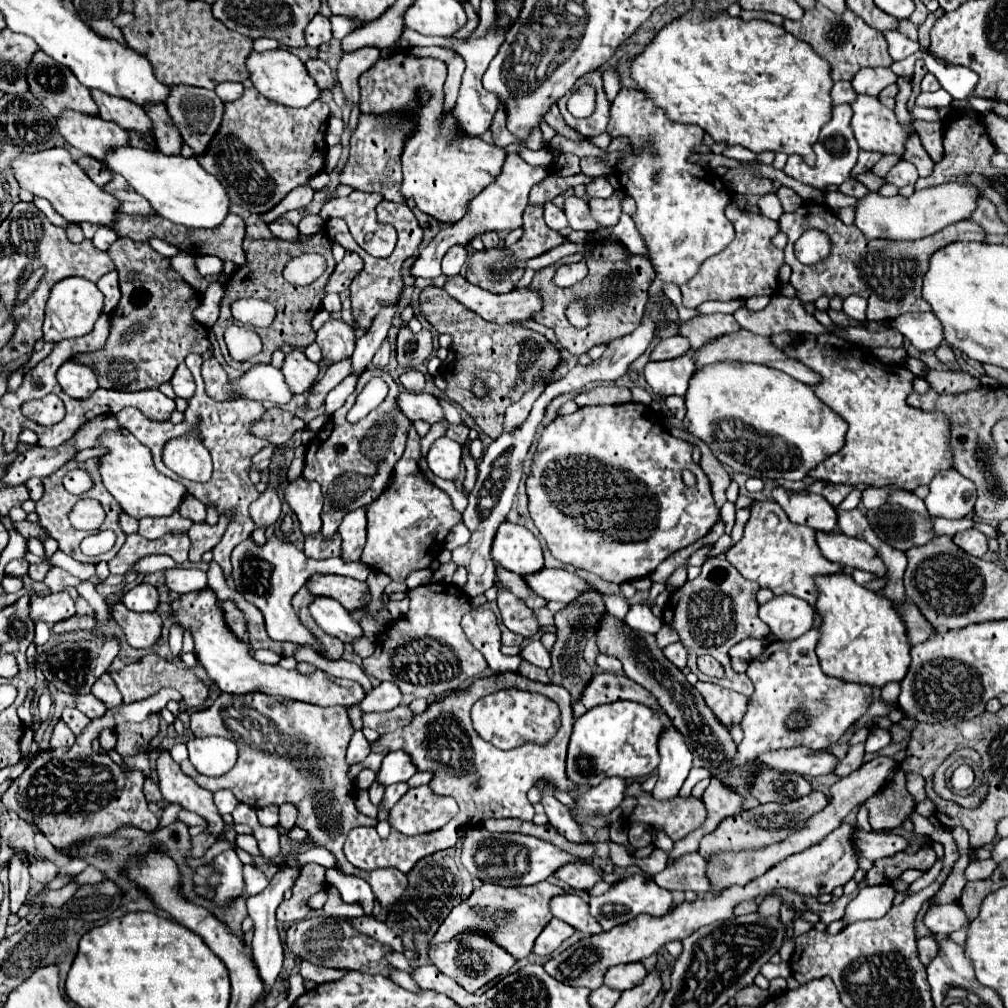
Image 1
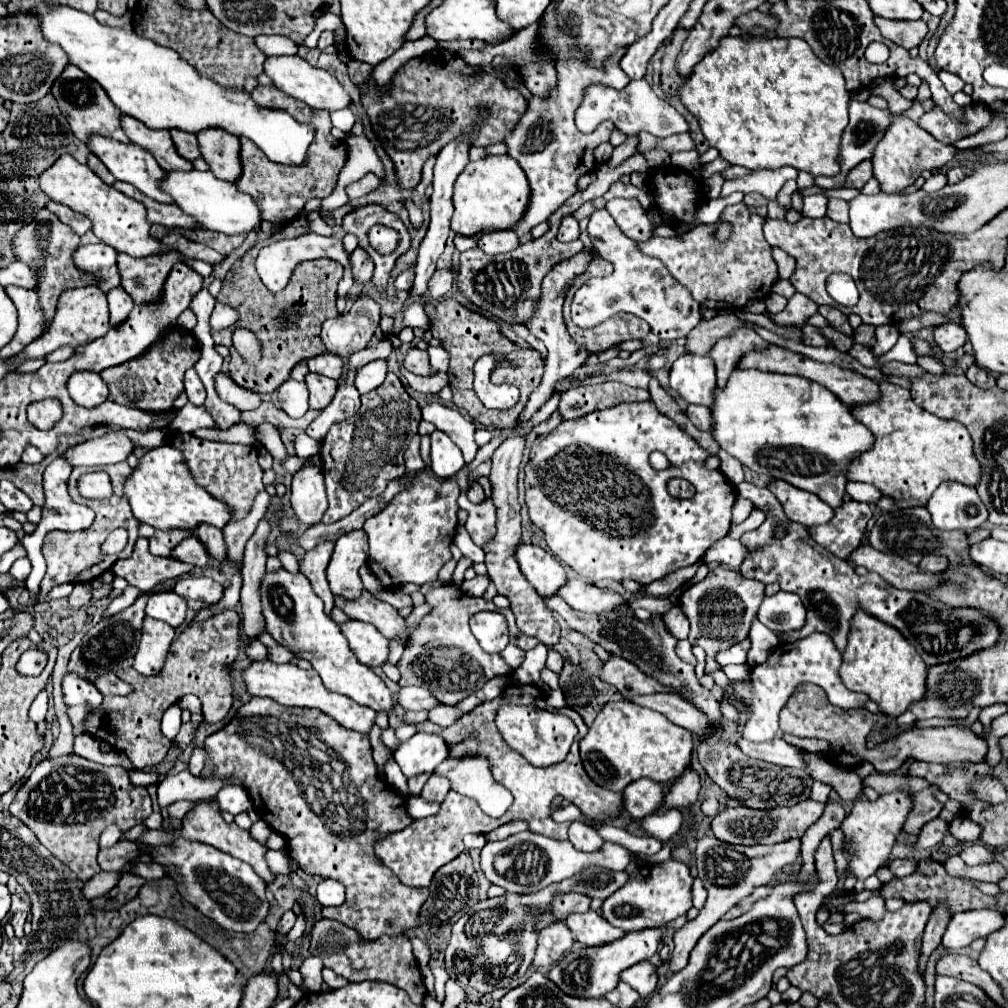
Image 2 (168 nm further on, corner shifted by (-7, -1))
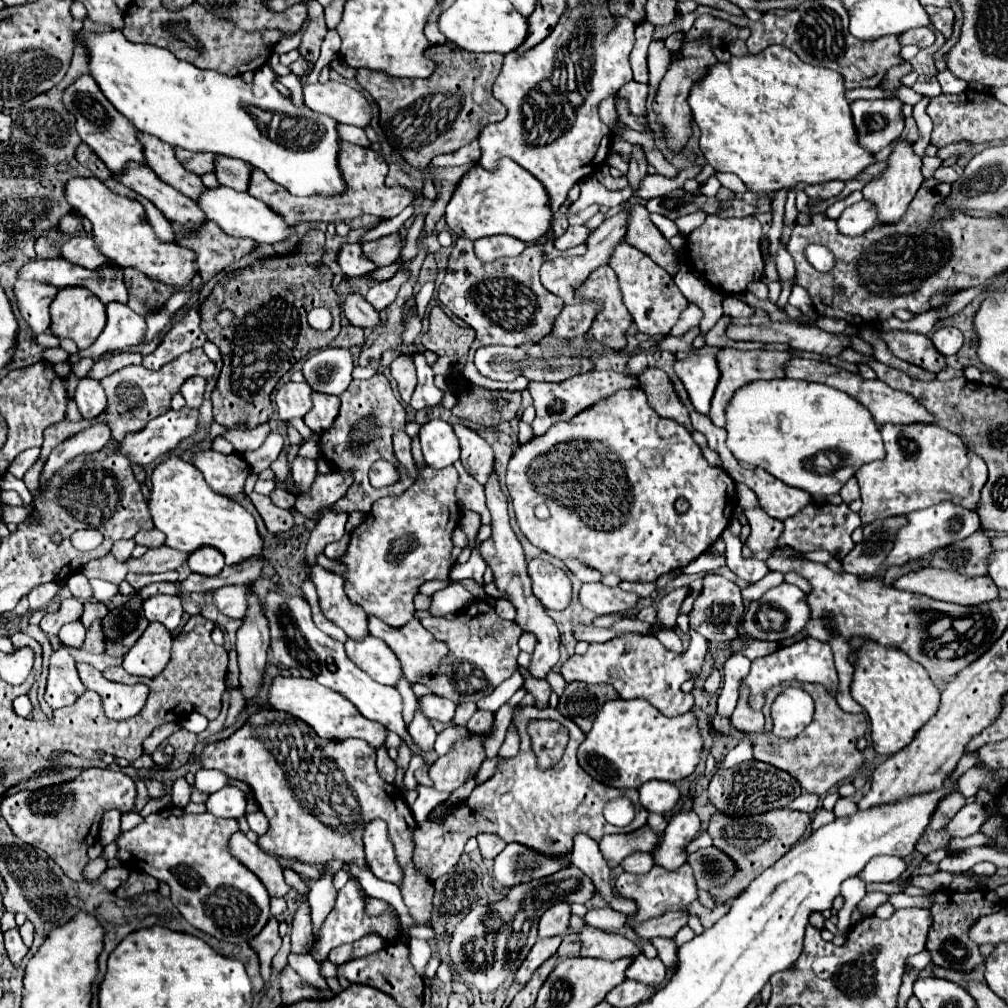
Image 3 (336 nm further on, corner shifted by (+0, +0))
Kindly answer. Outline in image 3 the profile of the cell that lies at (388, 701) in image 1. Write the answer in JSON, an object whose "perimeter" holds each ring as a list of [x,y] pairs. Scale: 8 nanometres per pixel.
{"perimeter":[[[425,695],[419,701],[421,701],[421,707],[423,707],[423,713],[429,719],[435,719],[435,721],[441,721],[441,723],[453,721],[455,707],[457,707],[453,701],[445,699],[445,697],[437,697],[437,695]]]}

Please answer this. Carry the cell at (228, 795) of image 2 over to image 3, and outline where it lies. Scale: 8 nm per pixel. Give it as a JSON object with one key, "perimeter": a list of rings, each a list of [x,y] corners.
{"perimeter":[[[225,787],[217,793],[213,793],[207,801],[207,811],[219,817],[241,817],[245,813],[247,799],[243,791],[235,787]]]}

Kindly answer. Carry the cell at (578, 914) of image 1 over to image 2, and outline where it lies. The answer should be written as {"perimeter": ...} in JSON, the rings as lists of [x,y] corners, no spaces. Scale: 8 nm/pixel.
{"perimeter":[[[594,910],[568,916],[566,926],[572,930],[574,938],[584,946],[598,946],[598,944],[606,944],[610,940],[618,940],[620,936],[624,936],[620,928],[614,928]]]}

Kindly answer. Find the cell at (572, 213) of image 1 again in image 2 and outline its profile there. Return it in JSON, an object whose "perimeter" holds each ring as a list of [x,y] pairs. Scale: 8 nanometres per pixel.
{"perimeter":[[[602,208],[594,210],[588,218],[588,236],[592,246],[600,252],[600,256],[614,264],[612,276],[589,279],[572,298],[572,320],[578,328],[588,330],[596,324],[616,316],[618,312],[630,312],[638,318],[646,320],[652,332],[662,342],[672,342],[676,338],[684,338],[702,318],[700,306],[692,300],[690,292],[676,282],[664,264],[652,256],[642,254],[636,244],[622,234],[612,216]]]}

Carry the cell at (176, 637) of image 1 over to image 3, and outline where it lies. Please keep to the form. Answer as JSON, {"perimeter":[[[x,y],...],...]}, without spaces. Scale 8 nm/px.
{"perimeter":[[[171,455],[155,467],[151,483],[149,511],[155,527],[167,535],[165,545],[187,555],[201,547],[213,547],[223,553],[227,565],[239,565],[251,557],[263,557],[263,539],[257,531],[253,515],[237,501],[211,491],[197,467]]]}

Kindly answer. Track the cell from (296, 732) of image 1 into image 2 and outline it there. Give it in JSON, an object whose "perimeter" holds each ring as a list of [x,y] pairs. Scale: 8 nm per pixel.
{"perimeter":[[[252,696],[222,730],[206,738],[204,746],[210,752],[210,760],[204,768],[214,774],[202,776],[240,780],[244,790],[248,790],[256,814],[288,838],[288,854],[298,860],[300,868],[308,874],[338,880],[346,886],[346,902],[338,908],[322,908],[324,918],[344,922],[358,930],[366,940],[376,940],[384,934],[398,936],[418,924],[418,910],[428,898],[428,888],[402,884],[398,876],[372,854],[372,844],[380,834],[402,830],[412,820],[406,812],[406,802],[398,792],[382,792],[388,784],[376,774],[366,734],[352,732],[314,708],[284,708],[274,700]]]}

